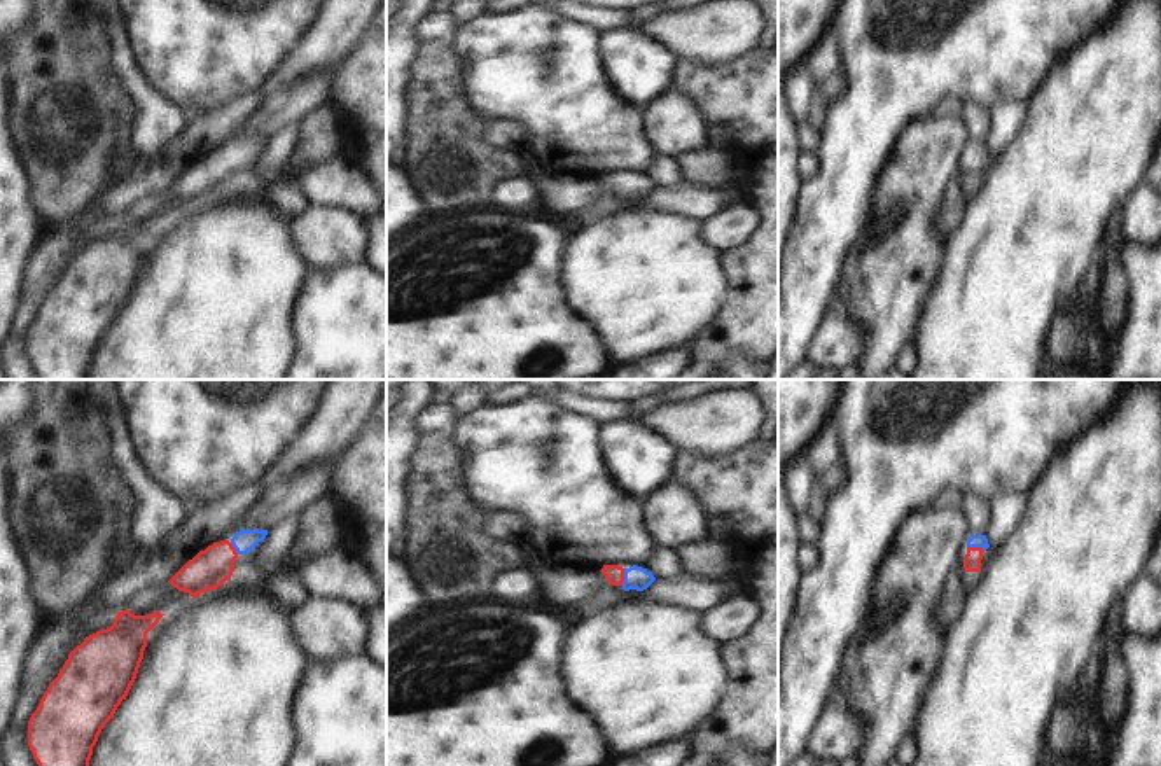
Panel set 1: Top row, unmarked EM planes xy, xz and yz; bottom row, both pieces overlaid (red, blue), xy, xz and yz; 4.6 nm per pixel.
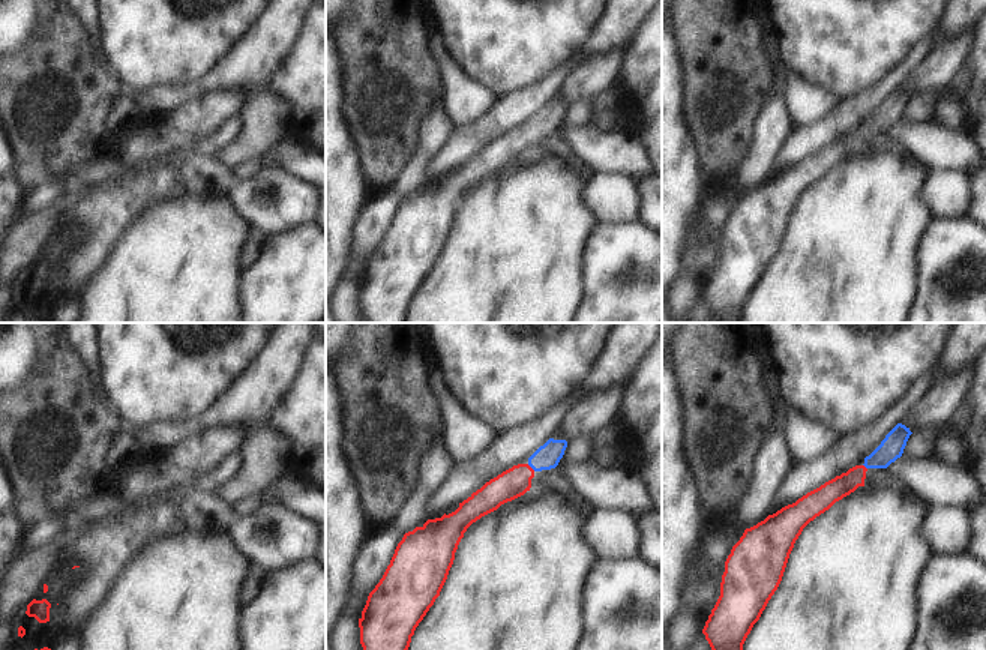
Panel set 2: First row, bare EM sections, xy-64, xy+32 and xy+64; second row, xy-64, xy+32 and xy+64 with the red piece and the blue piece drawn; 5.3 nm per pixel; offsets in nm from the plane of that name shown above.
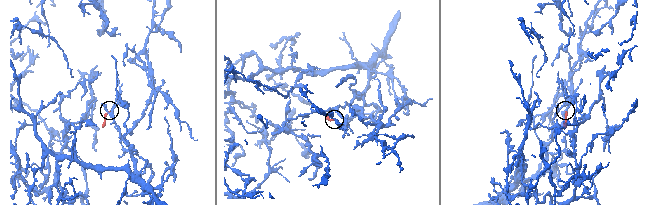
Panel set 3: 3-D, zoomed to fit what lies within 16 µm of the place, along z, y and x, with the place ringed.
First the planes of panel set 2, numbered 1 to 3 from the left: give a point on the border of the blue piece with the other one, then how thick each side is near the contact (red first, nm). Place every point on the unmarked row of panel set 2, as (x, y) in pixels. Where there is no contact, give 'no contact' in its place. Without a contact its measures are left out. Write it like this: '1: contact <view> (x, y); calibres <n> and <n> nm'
1: no contact
2: contact xy+32 (530, 131); calibres 160 and 140 nm
3: contact xy+64 (865, 131); calibres 120 and 130 nm

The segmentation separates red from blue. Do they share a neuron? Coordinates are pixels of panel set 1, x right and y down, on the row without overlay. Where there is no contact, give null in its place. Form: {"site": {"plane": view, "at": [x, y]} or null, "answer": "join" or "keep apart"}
{"site": {"plane": "xz", "at": [623, 186]}, "answer": "join"}

